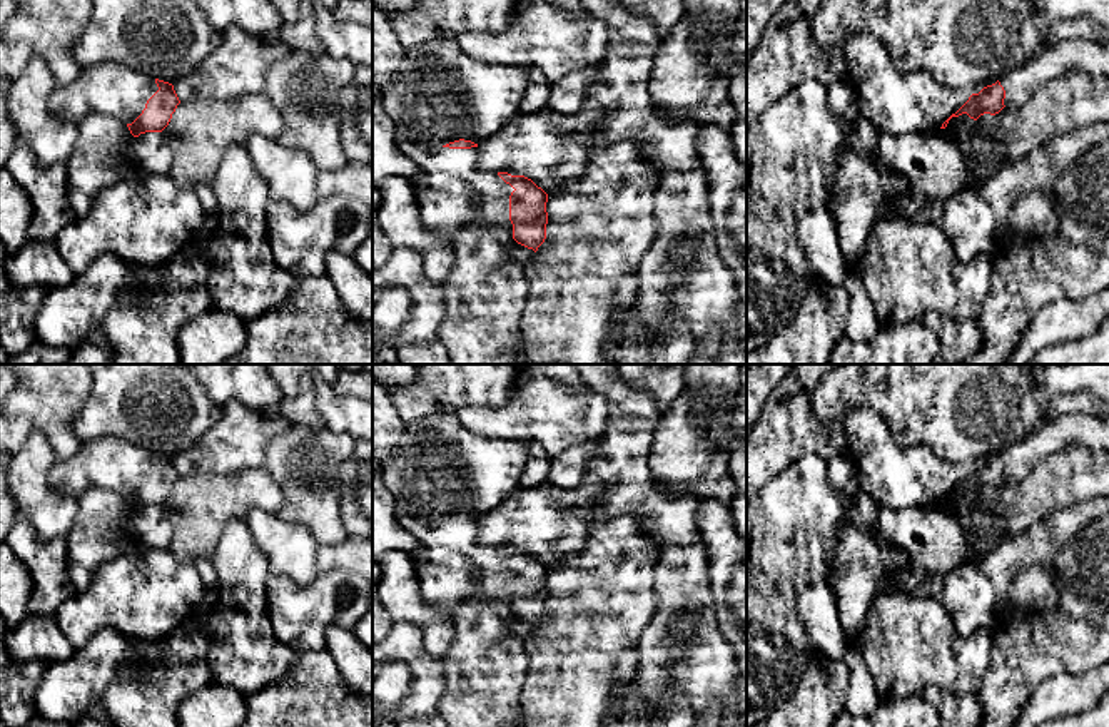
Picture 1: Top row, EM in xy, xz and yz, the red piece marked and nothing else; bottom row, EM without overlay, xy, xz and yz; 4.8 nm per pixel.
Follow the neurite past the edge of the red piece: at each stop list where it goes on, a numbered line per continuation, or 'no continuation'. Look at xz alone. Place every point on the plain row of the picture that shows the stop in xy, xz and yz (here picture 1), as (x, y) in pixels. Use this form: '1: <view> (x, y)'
1: xz (440, 468)

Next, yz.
1: yz (1093, 432)

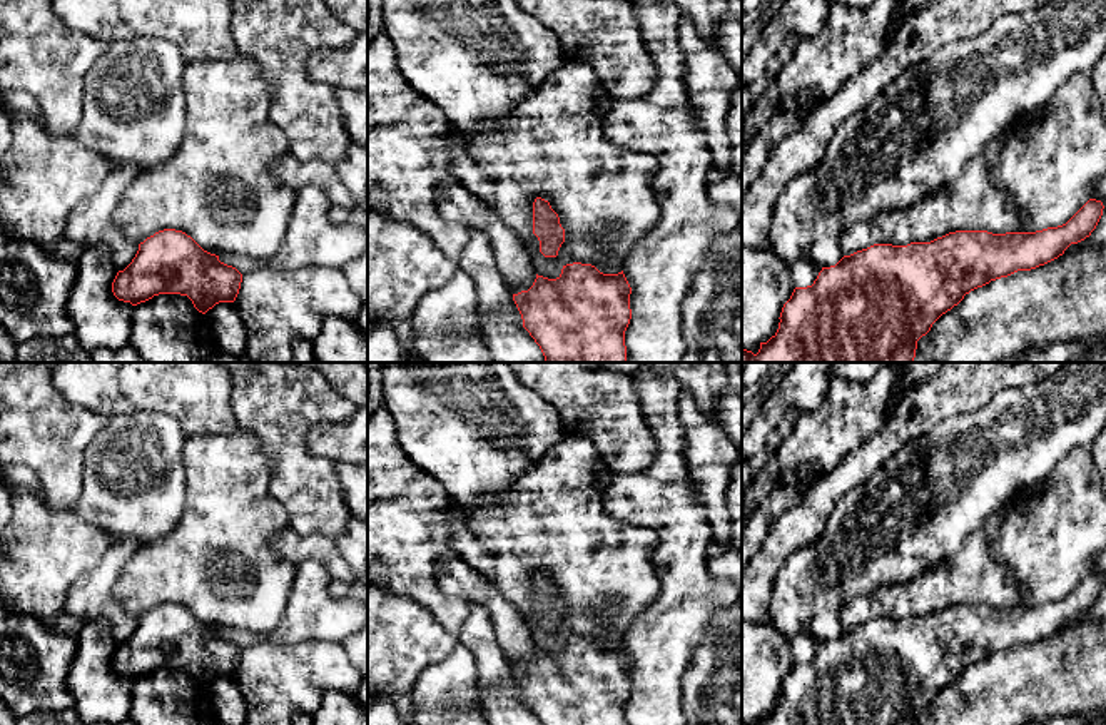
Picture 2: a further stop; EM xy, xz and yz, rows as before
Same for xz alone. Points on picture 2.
no continuation

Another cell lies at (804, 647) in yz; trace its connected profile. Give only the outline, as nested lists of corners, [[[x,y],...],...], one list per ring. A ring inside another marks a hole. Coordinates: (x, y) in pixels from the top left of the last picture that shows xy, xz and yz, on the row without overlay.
[[[790,635],[787,636],[787,640],[790,641],[797,662],[812,660],[819,646],[822,645],[820,640],[809,635]]]

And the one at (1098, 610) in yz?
[[[1106,551],[1094,558],[1093,566],[1091,566],[1091,573],[1103,576],[1103,580],[1104,580],[1103,590],[1101,590],[1096,603],[1091,606],[1091,610],[1078,618],[1071,618],[1064,625],[1064,628],[1078,625],[1078,623],[1086,621],[1086,620],[1094,621],[1094,620],[1106,618]]]

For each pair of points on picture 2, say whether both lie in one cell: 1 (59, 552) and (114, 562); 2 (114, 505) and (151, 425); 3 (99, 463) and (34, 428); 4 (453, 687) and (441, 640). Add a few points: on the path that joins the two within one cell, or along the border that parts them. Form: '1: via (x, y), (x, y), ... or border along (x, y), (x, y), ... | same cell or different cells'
1: border along (111, 538), (104, 557), (71, 583) | different cells
2: via (134, 485), (134, 463), (151, 445) | same cell
3: border along (107, 423), (84, 451), (81, 493) | different cells
4: border along (458, 643), (446, 657), (430, 664), (415, 682) | different cells

